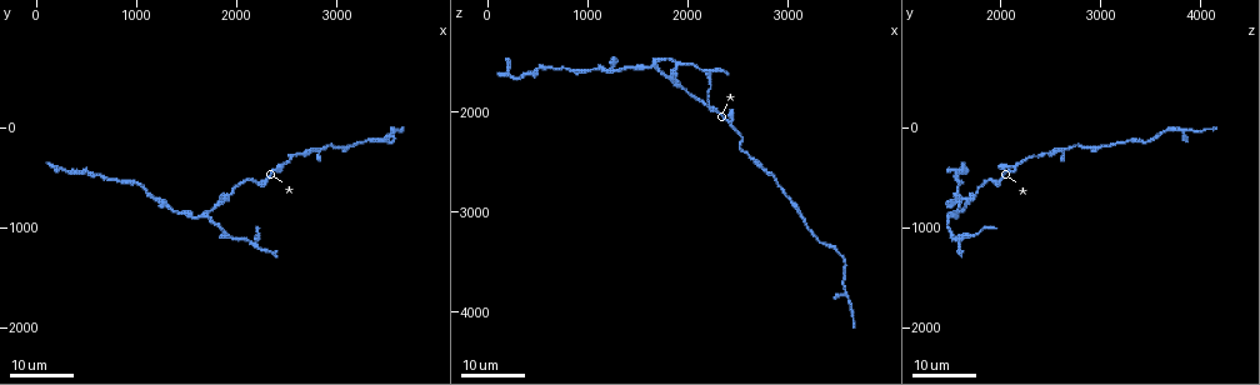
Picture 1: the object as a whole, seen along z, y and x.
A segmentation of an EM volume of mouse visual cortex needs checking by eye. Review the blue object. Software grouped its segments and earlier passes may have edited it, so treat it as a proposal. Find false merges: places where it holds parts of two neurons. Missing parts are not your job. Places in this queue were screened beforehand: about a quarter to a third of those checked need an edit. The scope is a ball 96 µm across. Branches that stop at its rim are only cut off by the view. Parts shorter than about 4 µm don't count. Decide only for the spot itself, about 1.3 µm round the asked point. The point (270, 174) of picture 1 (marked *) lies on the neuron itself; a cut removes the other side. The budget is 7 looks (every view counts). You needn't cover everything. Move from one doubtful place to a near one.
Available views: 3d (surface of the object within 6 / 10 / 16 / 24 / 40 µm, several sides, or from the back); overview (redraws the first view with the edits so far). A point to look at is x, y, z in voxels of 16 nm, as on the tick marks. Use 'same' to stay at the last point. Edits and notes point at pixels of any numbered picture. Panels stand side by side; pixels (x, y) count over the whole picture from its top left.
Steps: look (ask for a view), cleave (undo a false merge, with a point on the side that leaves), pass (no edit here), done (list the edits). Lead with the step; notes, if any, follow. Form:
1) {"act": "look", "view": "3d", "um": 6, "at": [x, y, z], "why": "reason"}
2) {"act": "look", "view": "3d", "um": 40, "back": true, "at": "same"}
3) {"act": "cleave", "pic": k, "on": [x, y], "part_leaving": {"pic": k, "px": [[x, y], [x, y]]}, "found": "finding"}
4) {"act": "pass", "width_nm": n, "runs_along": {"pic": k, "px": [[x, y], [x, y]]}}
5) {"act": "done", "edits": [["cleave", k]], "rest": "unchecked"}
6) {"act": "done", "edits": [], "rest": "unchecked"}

{"act": "look", "view": "3d", "um": 16, "at": [1620, 900, 1520], "why": "branch point"}

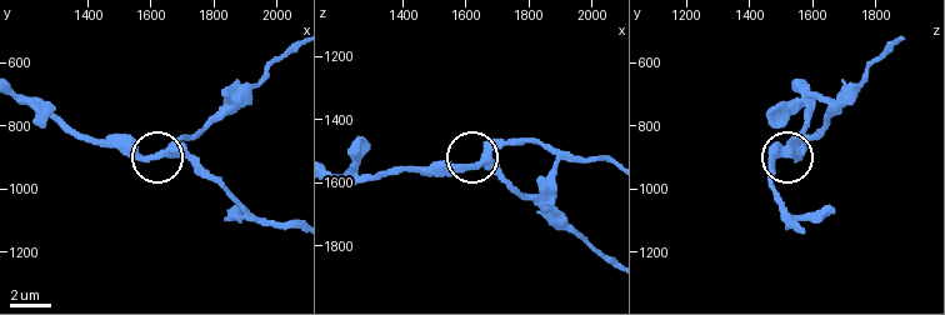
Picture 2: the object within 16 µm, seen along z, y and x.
{"act": "look", "view": "3d", "um": 6, "at": [1640, 890, 1540]}

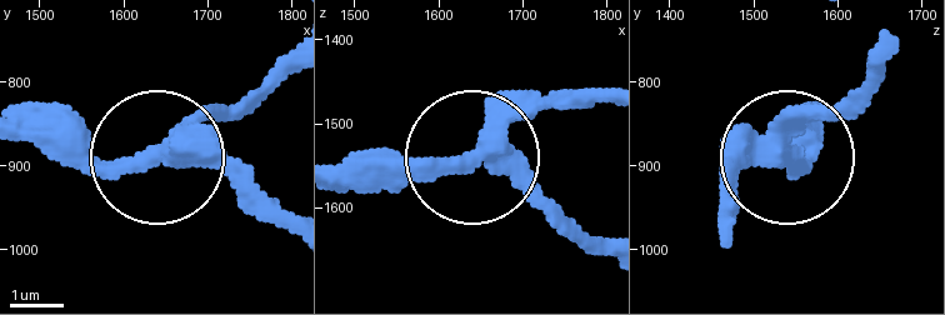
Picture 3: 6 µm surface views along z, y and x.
{"act": "look", "view": "3d", "um": 6, "back": true, "at": [1640, 890, 1540]}

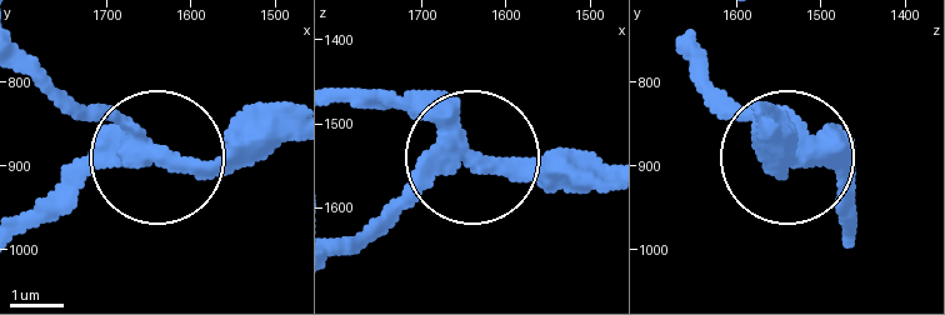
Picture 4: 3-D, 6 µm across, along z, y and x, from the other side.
{"act": "pass", "runs_along": {"pic": 4, "px": [[341, 256], [466, 163], [386, 99]]}, "found": "all the same neuron"}

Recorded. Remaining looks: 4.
{"act": "look", "view": "3d", "um": 16, "at": [1280, 740, 1580], "why": "two arms in line, one across"}

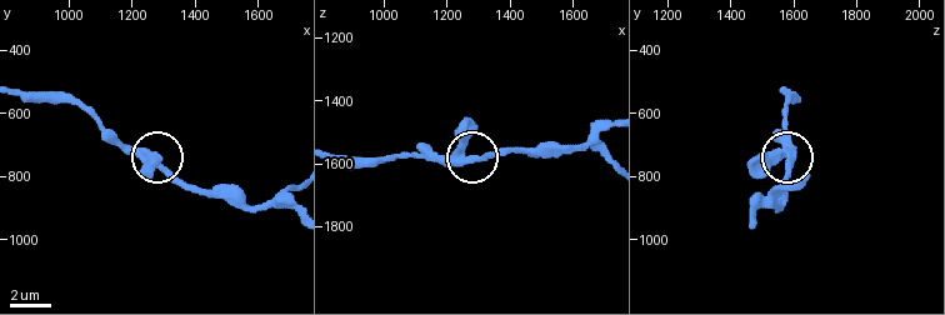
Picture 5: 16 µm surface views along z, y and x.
{"act": "look", "view": "3d", "um": 6, "at": [1280, 770, 1580]}

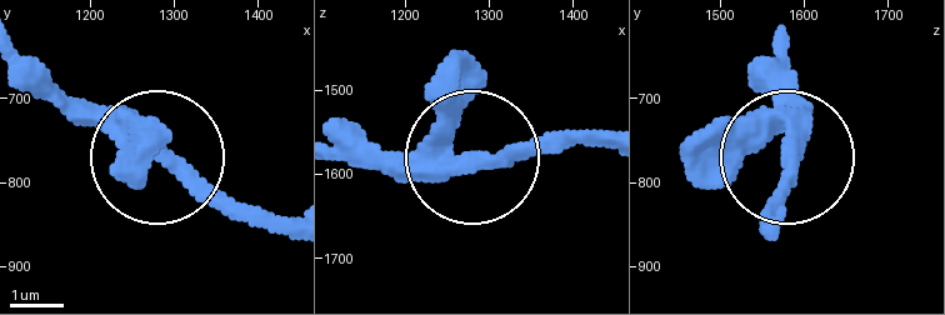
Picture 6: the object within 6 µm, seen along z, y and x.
{"act": "pass", "arms": 3, "runs_along": {"pic": 6, "px": [[759, 236], [785, 169], [785, 53]]}, "found": "all the same neuron"}

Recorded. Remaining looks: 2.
{"act": "look", "view": "3d", "um": 24, "at": [3360, 120, 3320], "why": "thick turns thin"}

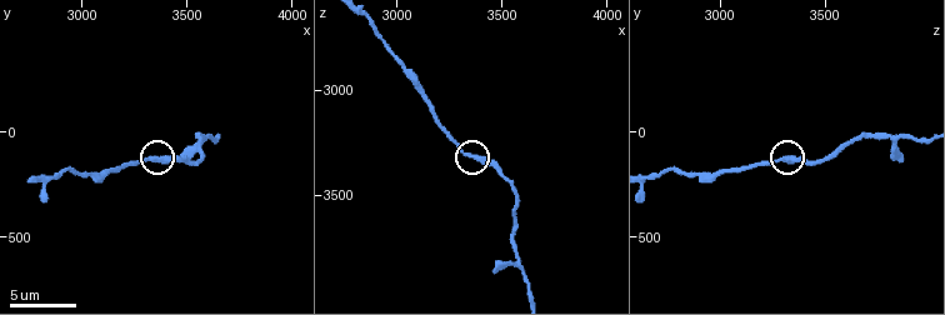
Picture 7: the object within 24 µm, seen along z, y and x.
{"act": "look", "view": "3d", "um": 6, "at": [3350, 120, 3310]}

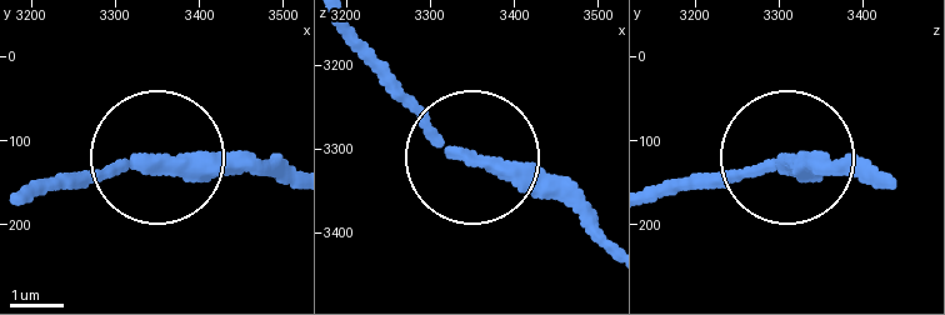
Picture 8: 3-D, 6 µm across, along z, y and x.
{"act": "pass", "runs_along": {"pic": 8, "px": [[340, 33], [444, 140], [551, 176], [586, 203]]}, "found": "continuous, no second neuron"}

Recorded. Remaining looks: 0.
{"act": "done", "edits": [], "rest": "unchecked"}

